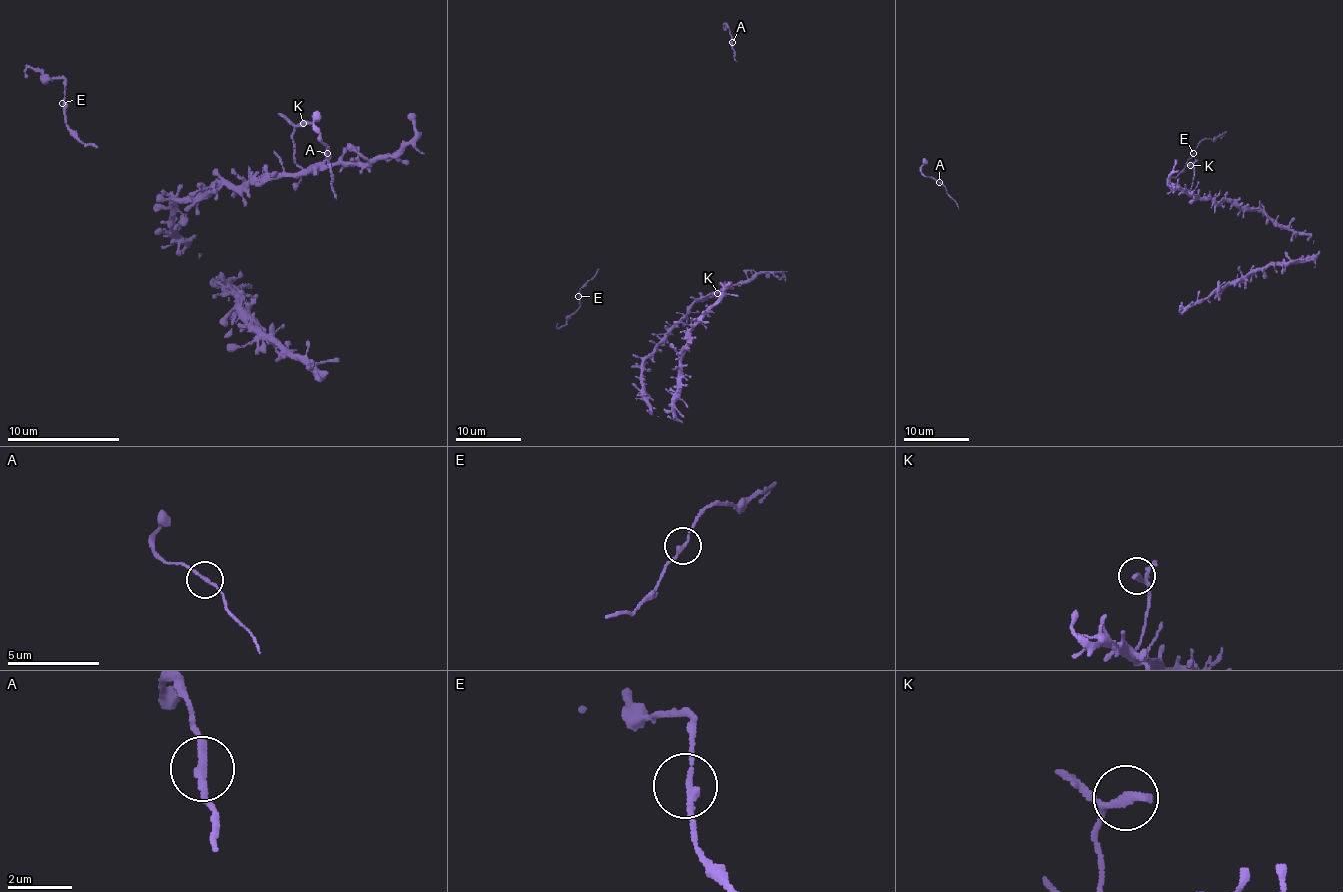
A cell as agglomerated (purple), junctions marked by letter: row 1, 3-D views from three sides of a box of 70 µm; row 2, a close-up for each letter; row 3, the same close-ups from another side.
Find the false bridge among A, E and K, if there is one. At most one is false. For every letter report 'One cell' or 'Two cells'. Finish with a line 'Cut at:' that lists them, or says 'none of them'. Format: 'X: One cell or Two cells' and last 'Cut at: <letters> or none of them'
A: One cell
E: One cell
K: One cell
Cut at: none of them

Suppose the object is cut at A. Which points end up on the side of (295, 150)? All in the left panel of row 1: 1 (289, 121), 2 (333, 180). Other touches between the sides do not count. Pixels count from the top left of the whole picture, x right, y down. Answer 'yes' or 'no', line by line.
1: yes
2: no

